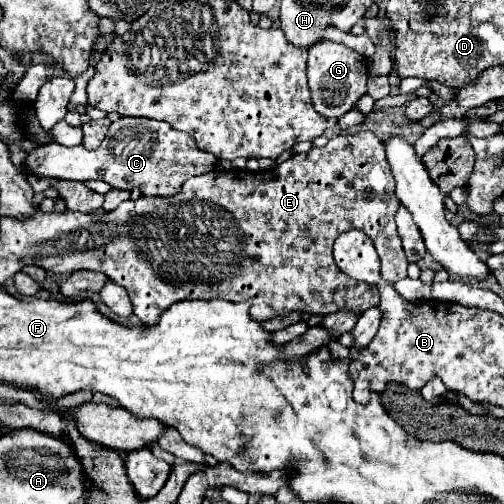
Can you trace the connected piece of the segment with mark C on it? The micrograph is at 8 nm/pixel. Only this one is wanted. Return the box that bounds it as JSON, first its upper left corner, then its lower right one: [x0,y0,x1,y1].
[23,118,217,196]

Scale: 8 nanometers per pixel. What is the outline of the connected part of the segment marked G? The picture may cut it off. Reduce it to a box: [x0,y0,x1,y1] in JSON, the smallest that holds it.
[307,40,367,118]

